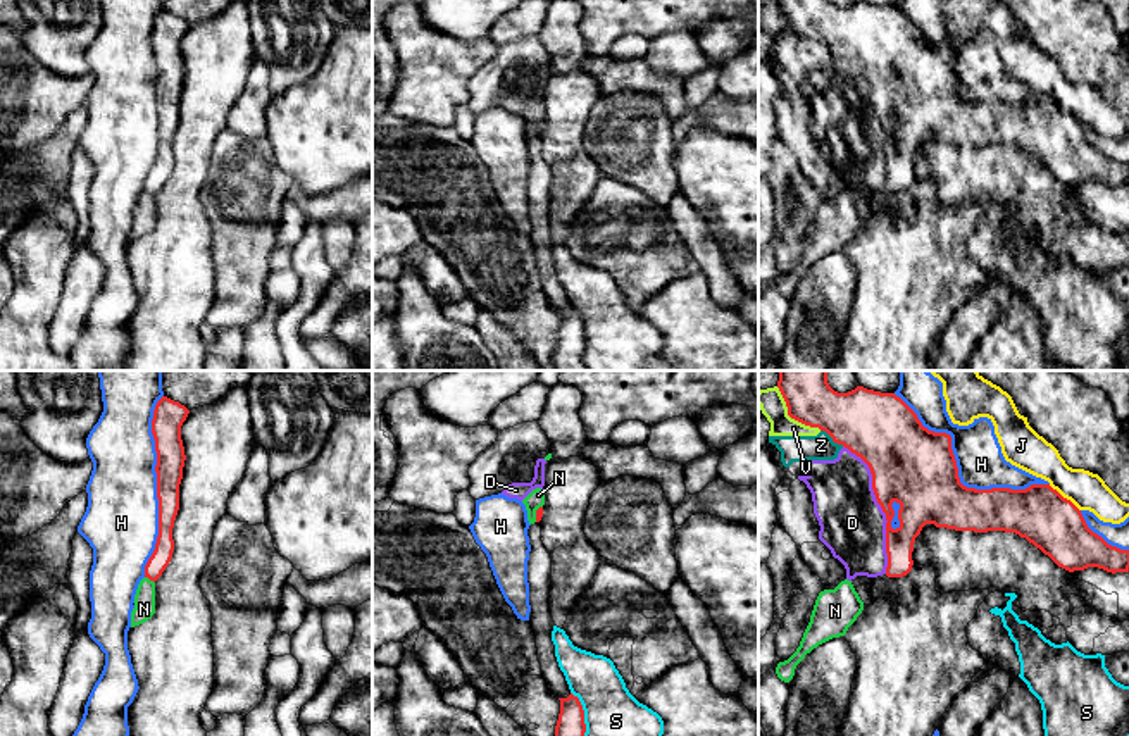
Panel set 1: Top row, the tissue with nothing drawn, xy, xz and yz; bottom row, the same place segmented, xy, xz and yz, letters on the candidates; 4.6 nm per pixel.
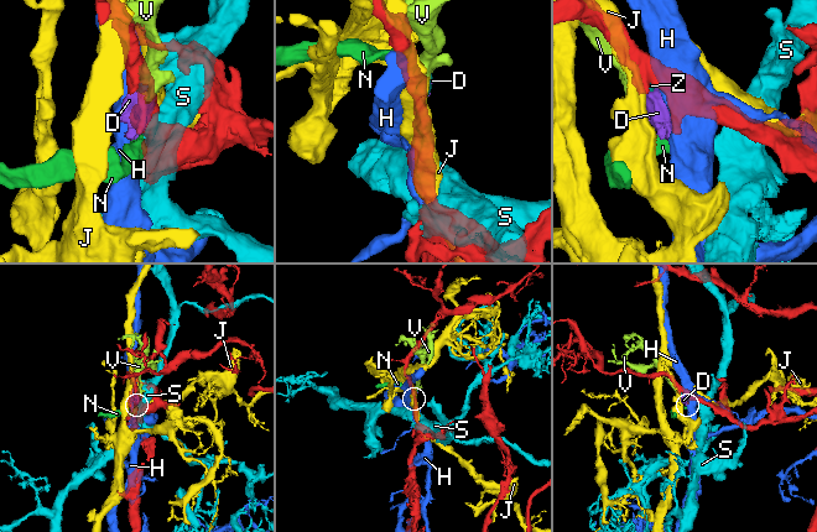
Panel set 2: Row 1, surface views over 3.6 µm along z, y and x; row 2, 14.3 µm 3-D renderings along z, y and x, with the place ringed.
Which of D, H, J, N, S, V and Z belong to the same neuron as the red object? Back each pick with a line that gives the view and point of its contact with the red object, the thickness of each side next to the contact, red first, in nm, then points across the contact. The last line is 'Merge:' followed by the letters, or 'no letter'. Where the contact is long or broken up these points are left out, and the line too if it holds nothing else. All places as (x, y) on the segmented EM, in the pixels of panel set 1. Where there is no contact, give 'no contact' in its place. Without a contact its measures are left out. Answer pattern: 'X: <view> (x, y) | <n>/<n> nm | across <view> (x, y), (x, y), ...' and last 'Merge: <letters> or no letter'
Merge: no letter

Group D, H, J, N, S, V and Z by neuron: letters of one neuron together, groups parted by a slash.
D V Z / H / J / N / S

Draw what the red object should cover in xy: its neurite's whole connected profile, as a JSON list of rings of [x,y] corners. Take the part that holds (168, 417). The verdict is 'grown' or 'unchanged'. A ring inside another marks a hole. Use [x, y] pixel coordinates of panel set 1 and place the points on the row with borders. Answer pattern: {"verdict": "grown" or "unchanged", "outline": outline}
{"verdict": "unchanged", "outline": [[[162,396],[153,410],[152,434],[157,452],[157,498],[159,536],[155,550],[145,565],[145,577],[157,581],[169,565],[174,552],[172,527],[179,510],[179,484],[184,467],[184,446],[181,426],[190,410],[167,396]]]}

